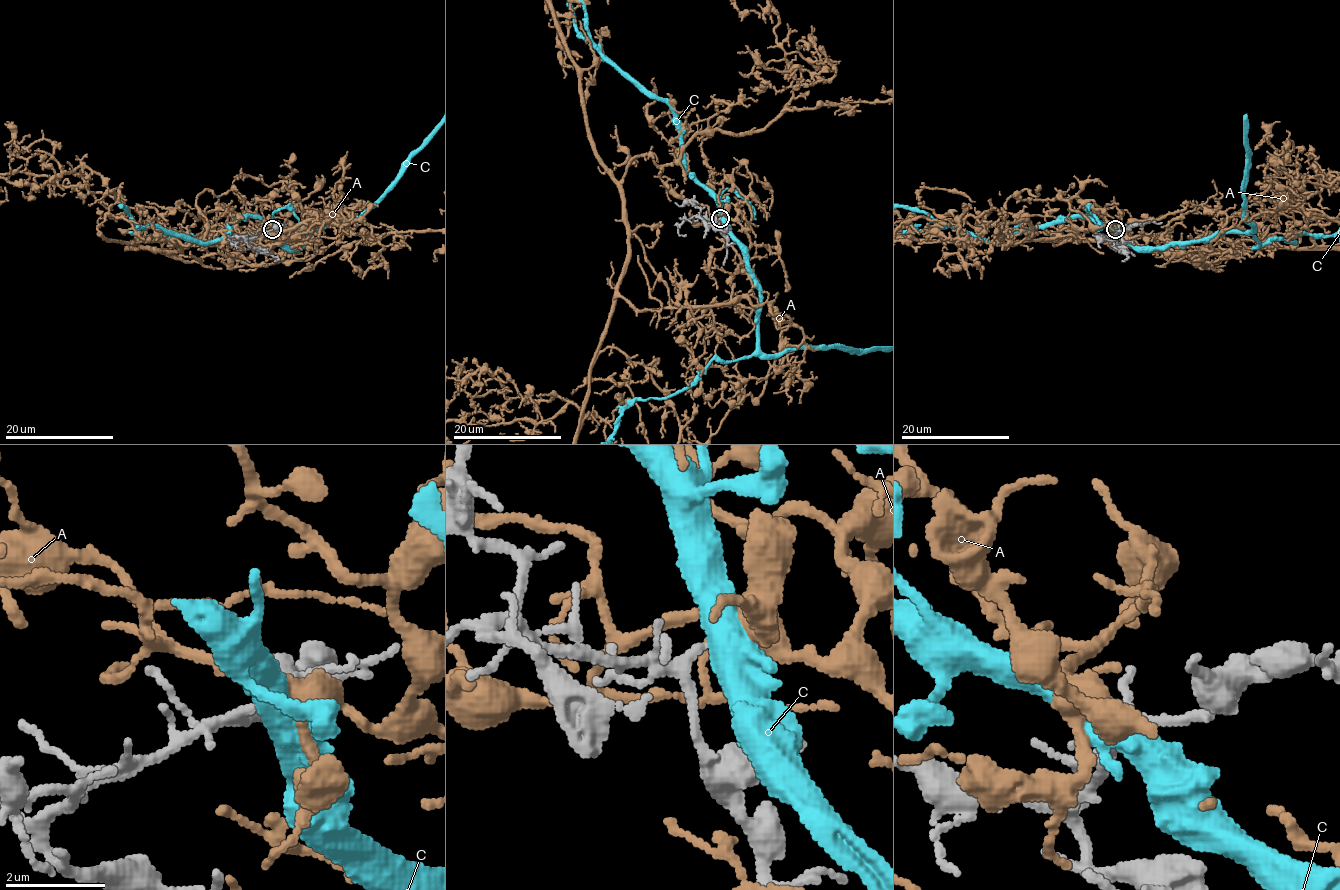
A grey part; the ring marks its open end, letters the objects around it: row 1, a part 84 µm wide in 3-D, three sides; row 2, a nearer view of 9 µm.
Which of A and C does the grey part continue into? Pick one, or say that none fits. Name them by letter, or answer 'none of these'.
A

